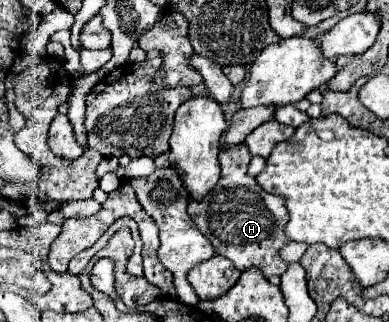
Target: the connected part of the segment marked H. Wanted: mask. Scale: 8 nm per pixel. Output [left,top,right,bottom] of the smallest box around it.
[189,144,291,278]

